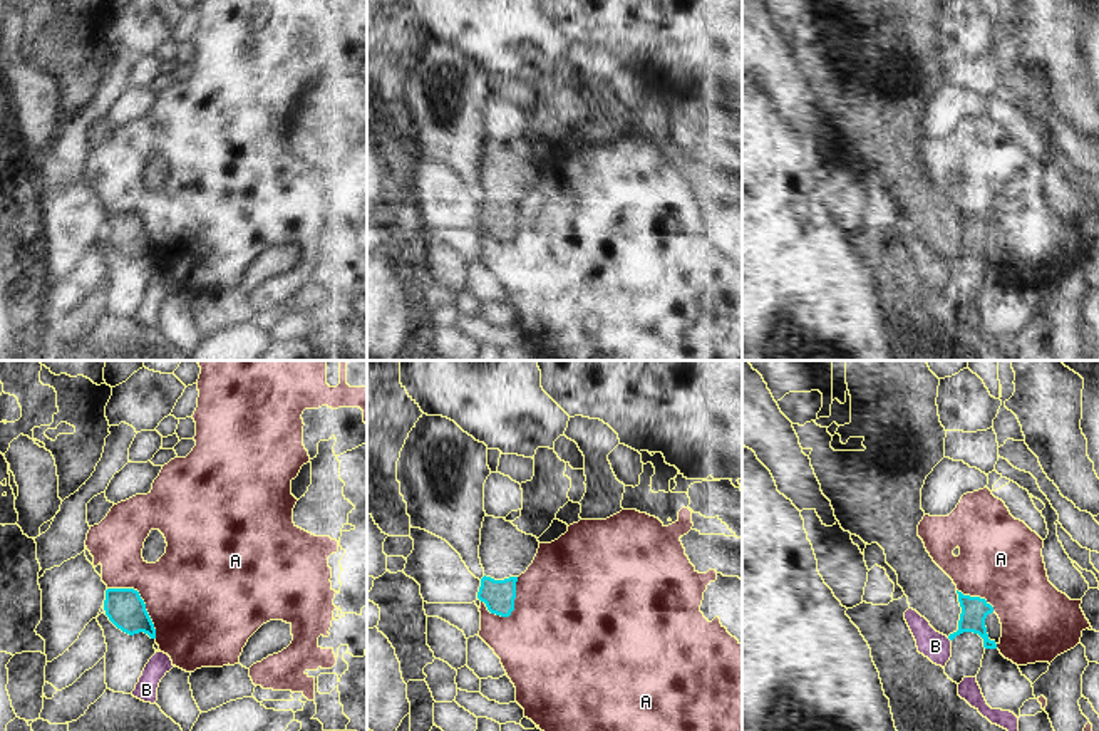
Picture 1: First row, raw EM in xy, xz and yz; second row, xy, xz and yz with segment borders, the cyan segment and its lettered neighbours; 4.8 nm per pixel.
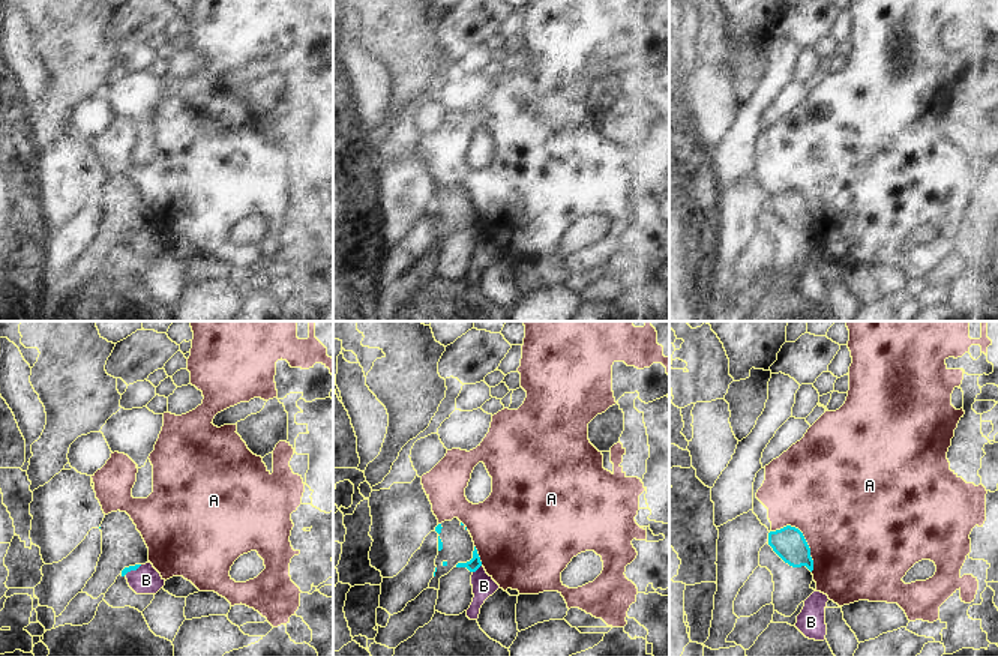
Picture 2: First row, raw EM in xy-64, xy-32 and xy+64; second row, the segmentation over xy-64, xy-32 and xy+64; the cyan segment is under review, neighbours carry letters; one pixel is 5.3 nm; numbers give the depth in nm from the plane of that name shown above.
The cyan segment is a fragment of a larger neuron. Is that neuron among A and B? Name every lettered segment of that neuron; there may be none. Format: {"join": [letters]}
{"join": []}

